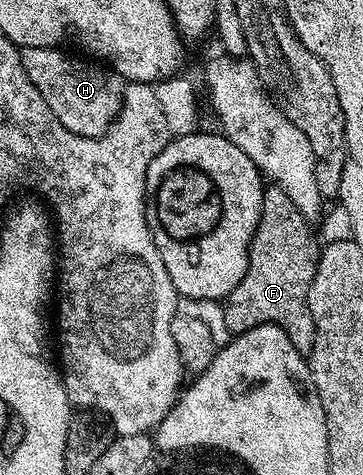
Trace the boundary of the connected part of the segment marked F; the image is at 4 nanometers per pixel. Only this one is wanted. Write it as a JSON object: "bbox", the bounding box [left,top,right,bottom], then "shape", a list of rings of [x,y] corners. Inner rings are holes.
{"bbox":[224,187,321,354],"shape":[[[265,187],[262,214],[248,251],[246,274],[242,278],[242,282],[238,282],[238,286],[234,286],[234,290],[226,297],[224,304],[226,326],[229,333],[239,334],[259,324],[279,324],[282,330],[286,330],[290,342],[294,342],[298,351],[305,354],[311,352],[314,346],[314,318],[310,314],[308,291],[314,282],[320,253],[321,249],[318,247],[313,225],[298,210],[298,206],[294,206],[294,202],[290,202],[290,198],[281,188]]]}

